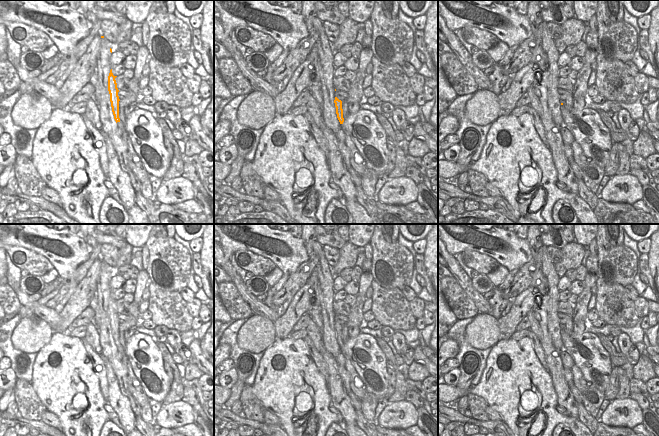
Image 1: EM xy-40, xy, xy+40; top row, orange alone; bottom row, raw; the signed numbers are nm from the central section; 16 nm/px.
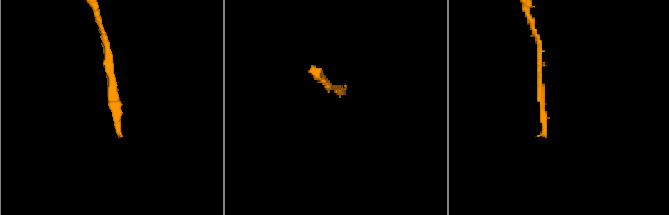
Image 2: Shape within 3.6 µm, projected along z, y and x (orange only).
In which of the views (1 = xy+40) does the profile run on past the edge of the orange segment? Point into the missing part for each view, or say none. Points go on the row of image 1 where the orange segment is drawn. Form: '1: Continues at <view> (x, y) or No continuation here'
1: No continuation here

